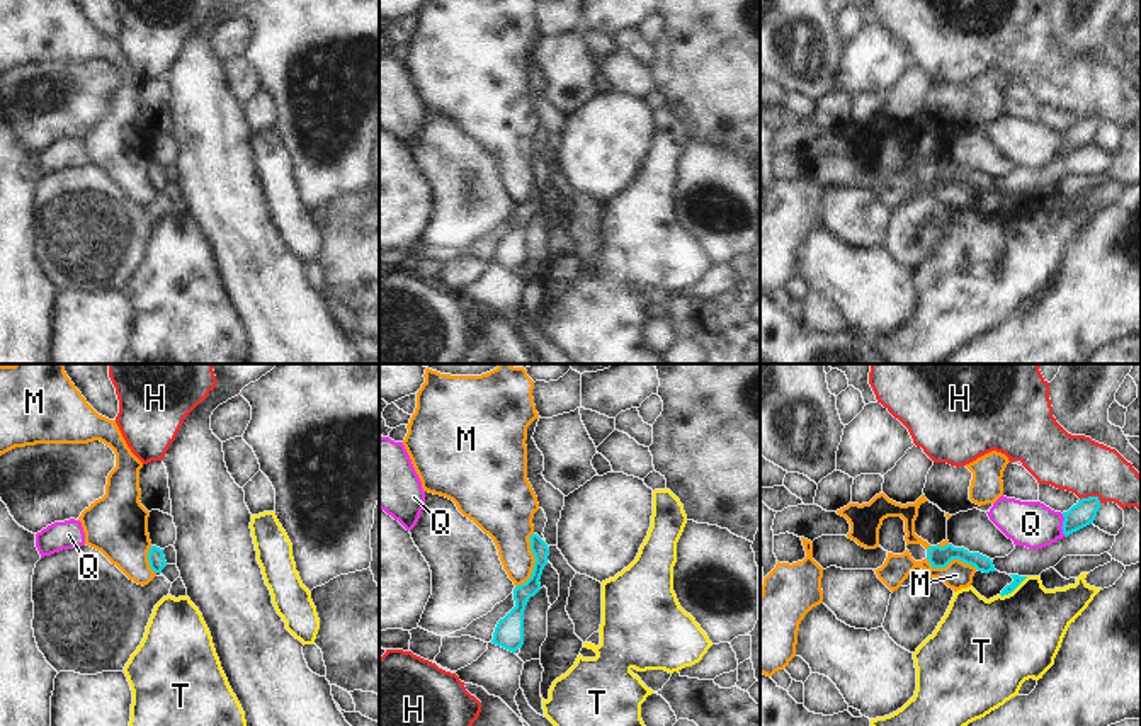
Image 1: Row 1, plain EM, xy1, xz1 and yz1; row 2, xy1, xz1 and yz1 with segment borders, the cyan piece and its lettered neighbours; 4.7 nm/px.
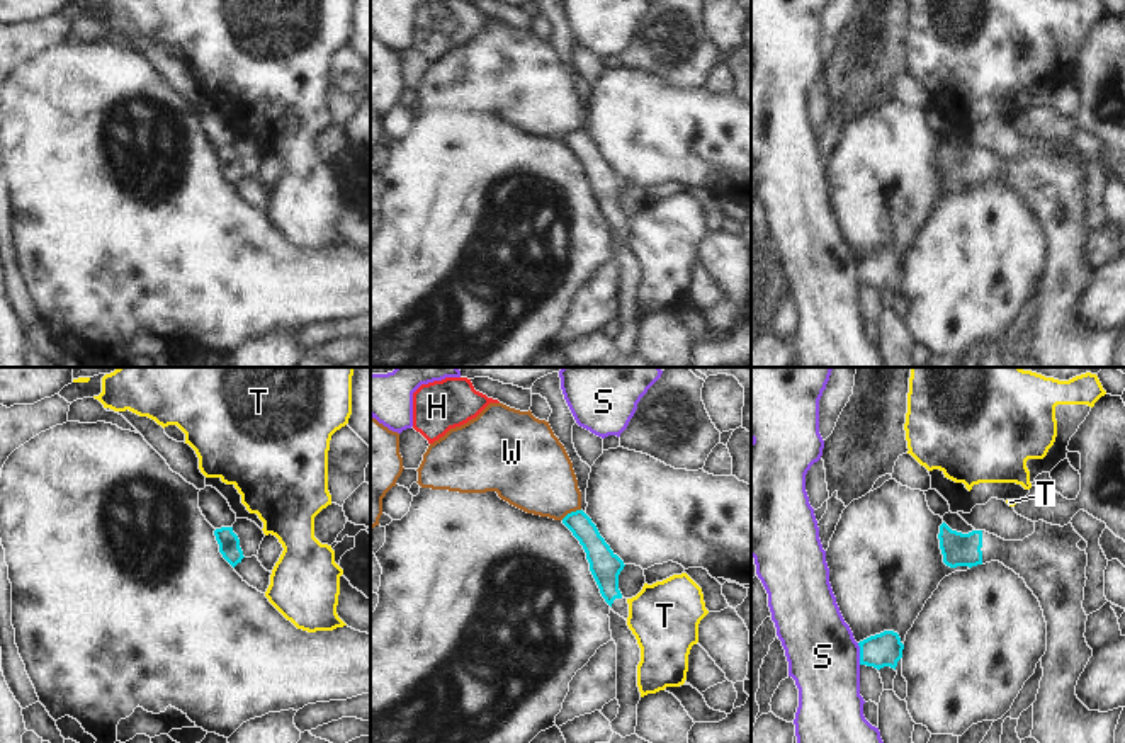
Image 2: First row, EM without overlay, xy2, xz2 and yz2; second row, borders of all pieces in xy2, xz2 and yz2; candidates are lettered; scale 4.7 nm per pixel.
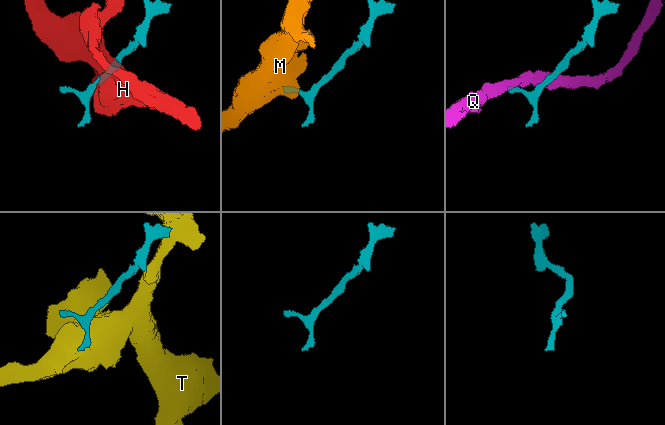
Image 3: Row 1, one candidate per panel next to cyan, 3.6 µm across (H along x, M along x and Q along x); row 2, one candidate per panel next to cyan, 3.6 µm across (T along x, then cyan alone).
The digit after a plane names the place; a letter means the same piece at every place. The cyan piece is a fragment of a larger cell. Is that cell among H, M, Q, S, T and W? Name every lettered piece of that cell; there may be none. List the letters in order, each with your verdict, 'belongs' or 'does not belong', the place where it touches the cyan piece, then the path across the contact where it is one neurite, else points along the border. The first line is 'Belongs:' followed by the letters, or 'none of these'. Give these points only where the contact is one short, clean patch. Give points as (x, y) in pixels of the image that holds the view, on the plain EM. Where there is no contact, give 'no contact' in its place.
Belongs: none of these
H: does not belong; contact yz1 (1090, 116); border yz1 (1080, 119), (1095, 116), (1101, 121)
M: does not belong; contact xz1 (536, 181); border xz1 (533, 152), (529, 160), (534, 187), (516, 206)
Q: does not belong; contact yz1 (1063, 145); border yz1 (1061, 133), (1061, 150), (1067, 155)
S: does not belong; contact yz2 (860, 272); border yz2 (857, 262), (860, 283)
T: does not belong; contact yz1 (1014, 208)
W: does not belong; contact xz2 (570, 133)

